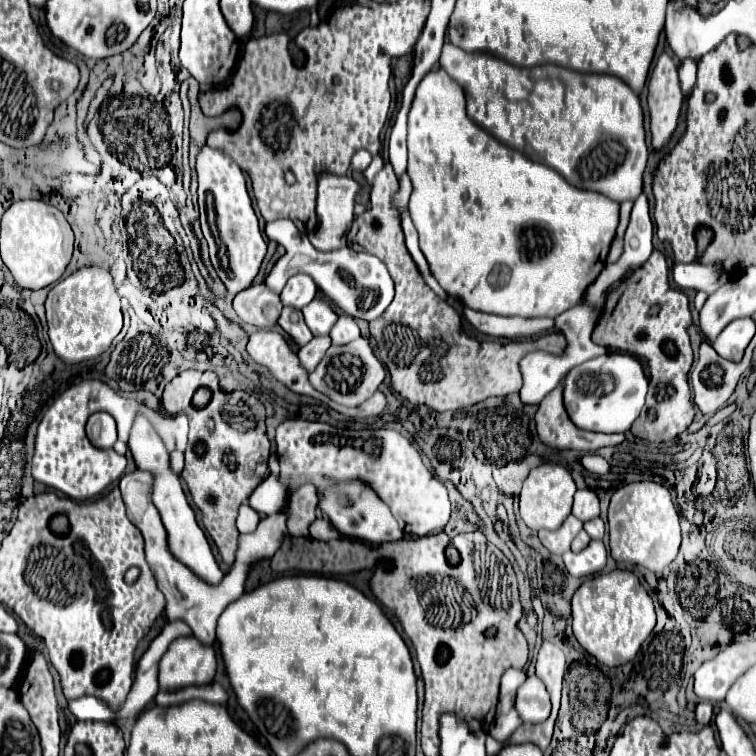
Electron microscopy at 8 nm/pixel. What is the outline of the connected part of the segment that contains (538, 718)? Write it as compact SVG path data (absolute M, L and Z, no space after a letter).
M531 675L517 689L515 707L519 711L519 717L527 723L541 723L547 719L547 715L551 711L551 703L549 703L547 689L539 677Z

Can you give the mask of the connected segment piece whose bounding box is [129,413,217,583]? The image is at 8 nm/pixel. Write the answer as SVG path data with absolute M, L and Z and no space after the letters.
M139 413L133 421L131 435L129 435L129 449L131 449L133 459L135 459L137 469L139 471L151 471L151 475L153 475L151 499L153 499L153 505L159 509L161 521L167 529L167 541L169 541L171 553L179 561L183 561L203 581L217 583L217 561L211 553L207 537L205 537L203 529L197 525L195 513L193 513L193 509L189 507L189 503L185 499L185 493L183 493L181 483L179 483L179 475L175 475L171 465L169 465L169 451L167 451L161 437L155 433L153 425L147 421L147 417L143 413Z

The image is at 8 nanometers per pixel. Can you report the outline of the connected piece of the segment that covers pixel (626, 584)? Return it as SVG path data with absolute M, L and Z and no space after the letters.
M611 571L587 579L573 595L573 635L579 645L607 667L629 663L655 627L655 609L641 581L629 571Z

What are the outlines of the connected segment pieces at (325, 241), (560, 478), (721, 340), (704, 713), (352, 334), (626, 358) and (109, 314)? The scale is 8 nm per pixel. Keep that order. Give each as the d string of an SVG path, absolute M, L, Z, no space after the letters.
M323 173L319 175L319 195L317 195L317 229L309 235L311 245L315 245L317 251L331 251L343 247L347 241L347 231L353 221L353 205L355 205L355 193L359 191L359 185L349 177L337 177Z
M543 463L543 465L535 467L523 483L523 489L519 495L521 519L533 531L559 529L561 523L571 515L573 495L575 495L575 481L573 481L569 469L559 463Z
M751 317L745 319L735 319L731 321L721 335L713 341L713 349L717 351L717 355L721 355L723 359L729 361L739 361L743 357L745 347L749 345L751 337L755 335L755 323Z
M699 703L699 705L697 705L697 723L709 725L711 717L713 717L713 707L711 707L711 703Z
M341 315L337 319L337 323L333 325L331 329L331 341L333 345L345 345L345 343L351 343L359 337L359 327L357 327L357 321L349 315Z
M611 353L601 355L591 361L585 361L569 371L569 379L565 381L565 409L575 425L587 431L599 431L599 433L625 433L631 429L633 421L639 417L647 395L647 377L643 373L643 365L627 353Z
M81 267L53 285L45 301L49 339L59 359L81 363L103 355L123 327L121 303L109 271L101 267Z

